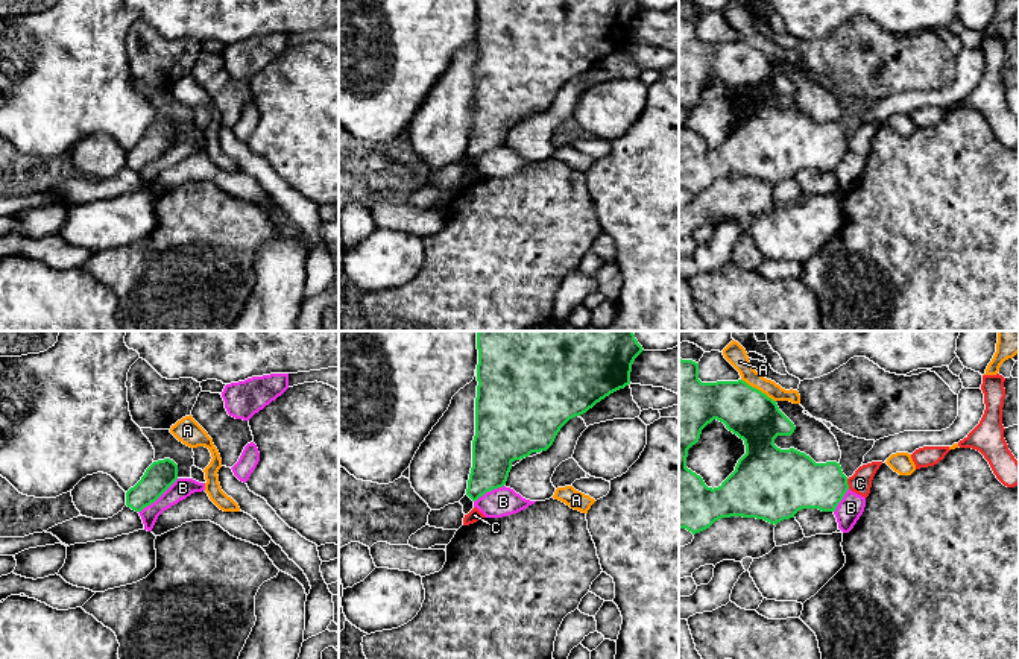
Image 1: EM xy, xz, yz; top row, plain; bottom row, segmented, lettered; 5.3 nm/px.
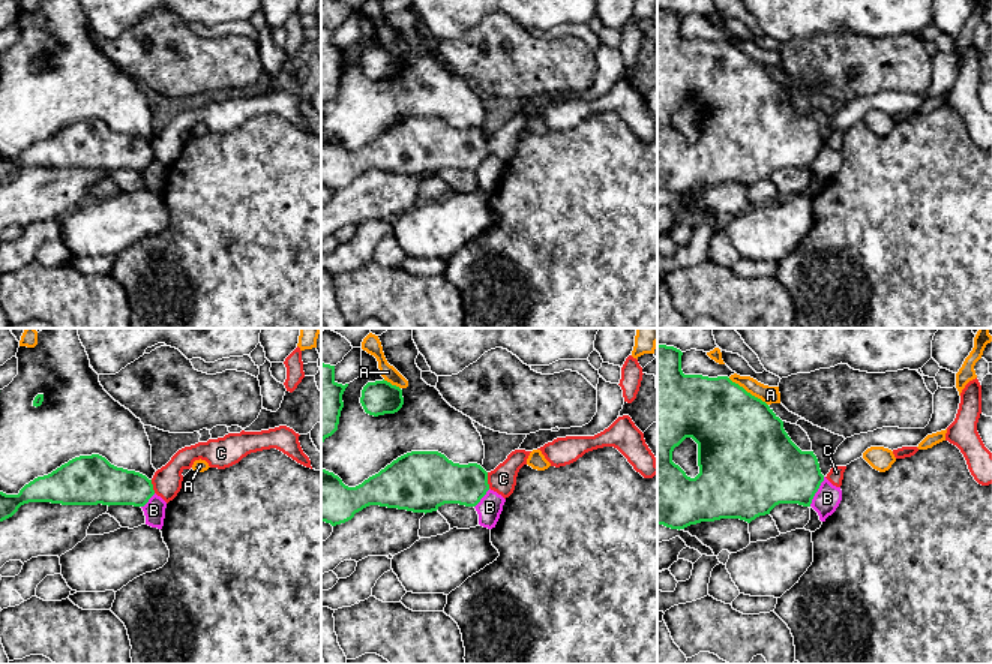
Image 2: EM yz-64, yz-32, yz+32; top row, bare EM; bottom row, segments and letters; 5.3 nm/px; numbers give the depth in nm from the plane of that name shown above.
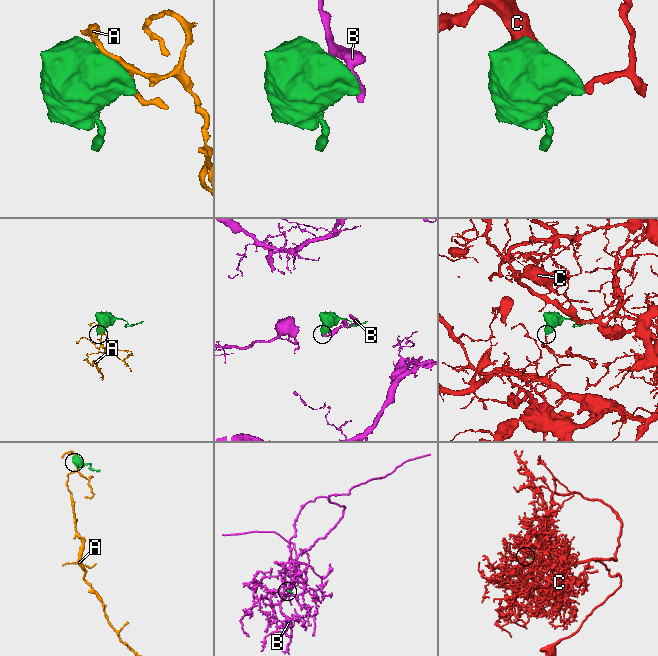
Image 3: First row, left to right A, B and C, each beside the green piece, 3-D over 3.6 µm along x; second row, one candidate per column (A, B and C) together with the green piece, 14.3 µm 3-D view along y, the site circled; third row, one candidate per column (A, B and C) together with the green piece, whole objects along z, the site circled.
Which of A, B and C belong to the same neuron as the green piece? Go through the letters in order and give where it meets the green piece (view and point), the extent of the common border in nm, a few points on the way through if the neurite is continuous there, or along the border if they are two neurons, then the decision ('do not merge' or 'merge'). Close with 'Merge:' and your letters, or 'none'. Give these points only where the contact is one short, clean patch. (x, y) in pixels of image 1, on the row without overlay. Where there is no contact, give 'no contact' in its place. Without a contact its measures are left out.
A: yz (757, 49) | 220 nm | along yz (741, 38), (775, 61) | do not merge
B: xy (158, 157) | 280 nm | along xy (178, 138), (138, 172) | do not merge
C: yz (846, 143) | 60 nm | along yz (846, 138), (849, 148) | do not merge
Merge: none

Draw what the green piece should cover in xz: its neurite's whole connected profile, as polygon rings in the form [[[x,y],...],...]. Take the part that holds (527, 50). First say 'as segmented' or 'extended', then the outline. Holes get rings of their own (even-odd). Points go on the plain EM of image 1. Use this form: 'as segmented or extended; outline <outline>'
as segmented; outline [[[477,0],[477,9],[475,96],[466,149],[472,161],[503,147],[515,120],[547,111],[569,79],[629,46],[632,24],[644,11],[638,0]]]

